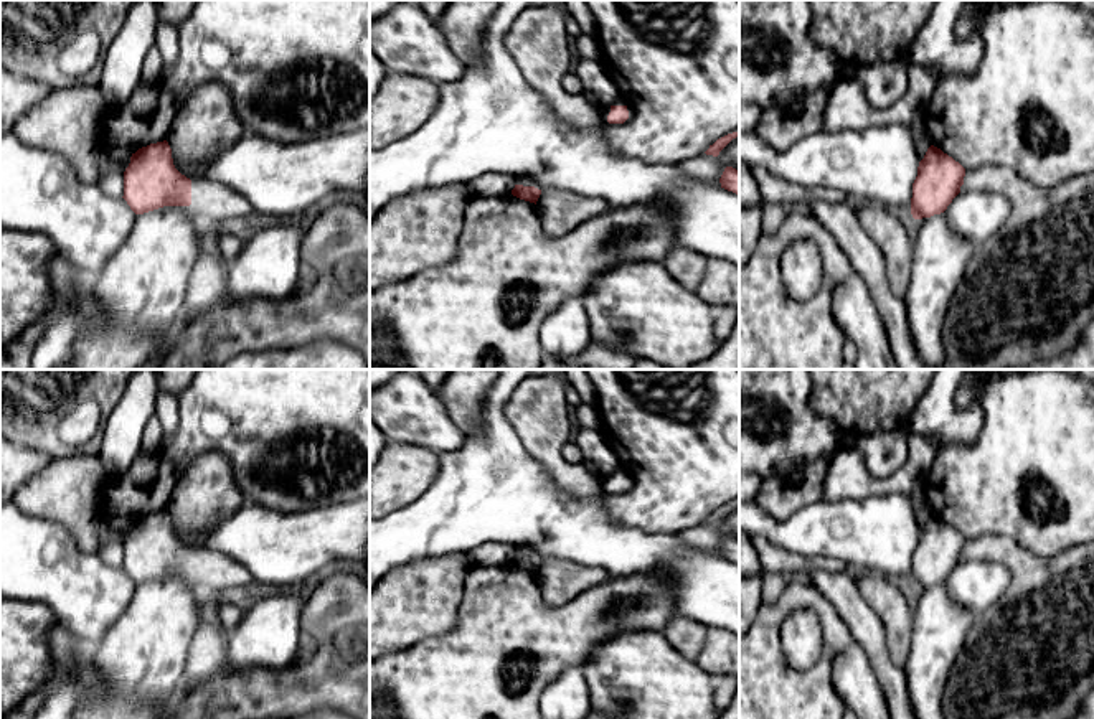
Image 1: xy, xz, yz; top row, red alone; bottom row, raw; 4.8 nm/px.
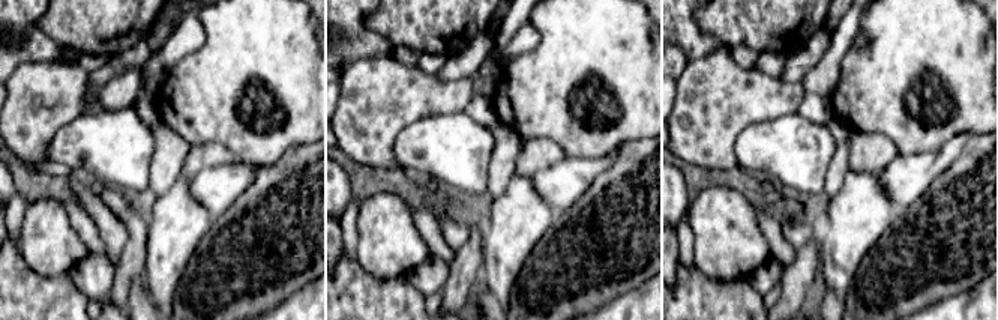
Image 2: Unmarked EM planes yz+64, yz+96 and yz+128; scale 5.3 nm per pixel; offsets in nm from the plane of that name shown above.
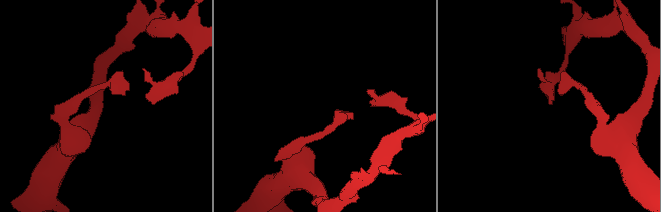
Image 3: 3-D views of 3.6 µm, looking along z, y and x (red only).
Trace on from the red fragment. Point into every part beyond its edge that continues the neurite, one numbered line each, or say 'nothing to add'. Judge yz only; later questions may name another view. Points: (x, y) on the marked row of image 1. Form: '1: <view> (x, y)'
nothing to add

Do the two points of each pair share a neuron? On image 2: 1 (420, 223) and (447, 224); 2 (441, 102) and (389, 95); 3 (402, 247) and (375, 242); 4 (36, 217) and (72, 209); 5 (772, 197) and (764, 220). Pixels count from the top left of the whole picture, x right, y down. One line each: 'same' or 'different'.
1: different
2: same
3: same
4: different
5: different

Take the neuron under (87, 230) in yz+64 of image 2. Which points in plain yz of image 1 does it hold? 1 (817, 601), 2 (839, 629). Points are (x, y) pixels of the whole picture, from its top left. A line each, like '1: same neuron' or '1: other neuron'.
1: same neuron
2: same neuron

